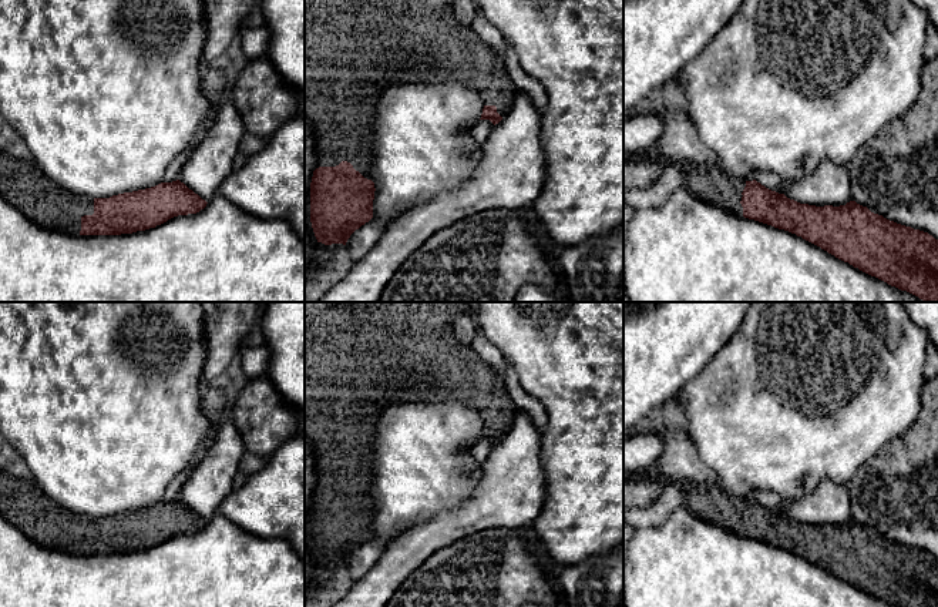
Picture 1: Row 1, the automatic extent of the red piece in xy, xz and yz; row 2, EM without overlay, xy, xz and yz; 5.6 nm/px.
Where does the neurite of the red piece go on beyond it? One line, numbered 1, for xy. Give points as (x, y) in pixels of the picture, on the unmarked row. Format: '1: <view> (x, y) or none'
1: xy (23, 503)

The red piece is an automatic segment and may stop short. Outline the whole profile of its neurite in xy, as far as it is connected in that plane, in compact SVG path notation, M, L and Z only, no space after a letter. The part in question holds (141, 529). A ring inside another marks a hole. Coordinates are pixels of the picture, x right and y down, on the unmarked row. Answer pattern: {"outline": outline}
{"outline": "M0 469L0 514L41 547L70 554L121 554L145 550L174 536L196 533L208 523L179 499L110 517L85 517L58 506L34 480L17 479L4 469Z"}

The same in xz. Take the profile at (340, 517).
{"outline": "M305 302L305 436L312 443L317 474L316 489L310 502L310 541L317 561L346 564L350 554L373 537L376 510L370 493L374 477L373 439L376 423L384 408L396 403L454 399L473 406L481 413L484 427L480 439L490 439L495 445L511 429L520 409L512 402L504 379L470 345L463 345L457 341L453 325L463 315L467 315L467 302L350 302L349 305L342 302Z"}

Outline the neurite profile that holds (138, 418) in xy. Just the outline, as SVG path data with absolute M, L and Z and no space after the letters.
M0 302L0 433L26 460L37 486L65 510L85 517L110 517L155 506L174 477L189 467L209 430L201 389L206 353L199 302Z

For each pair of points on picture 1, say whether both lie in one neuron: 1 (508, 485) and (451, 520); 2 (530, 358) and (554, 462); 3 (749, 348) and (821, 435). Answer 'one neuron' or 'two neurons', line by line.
1: one neuron
2: one neuron
3: one neuron

